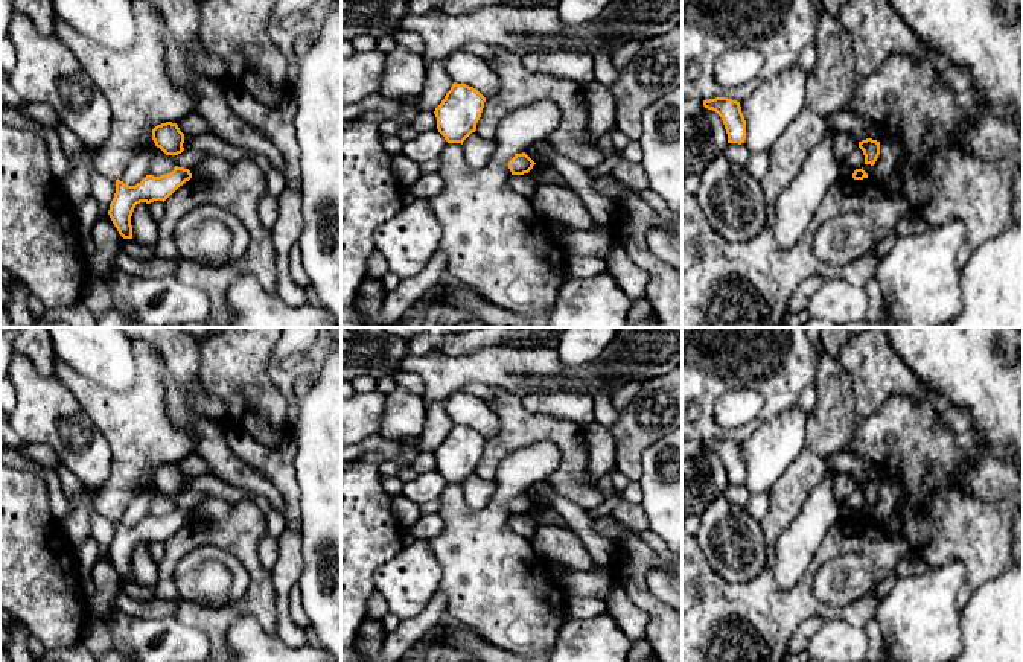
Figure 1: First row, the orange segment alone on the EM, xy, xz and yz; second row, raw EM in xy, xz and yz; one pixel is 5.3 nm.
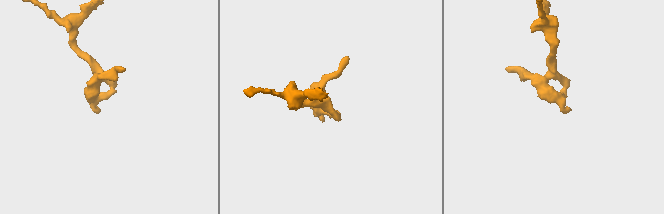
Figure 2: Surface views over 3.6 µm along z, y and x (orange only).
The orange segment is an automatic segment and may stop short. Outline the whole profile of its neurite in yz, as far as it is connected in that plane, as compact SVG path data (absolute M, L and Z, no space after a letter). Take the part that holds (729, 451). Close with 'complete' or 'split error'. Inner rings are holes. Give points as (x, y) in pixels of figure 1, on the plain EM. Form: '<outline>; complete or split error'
M715 438L703 441L703 447L715 452L725 466L728 484L744 484L746 481L746 461L741 454L740 443L728 438Z; complete

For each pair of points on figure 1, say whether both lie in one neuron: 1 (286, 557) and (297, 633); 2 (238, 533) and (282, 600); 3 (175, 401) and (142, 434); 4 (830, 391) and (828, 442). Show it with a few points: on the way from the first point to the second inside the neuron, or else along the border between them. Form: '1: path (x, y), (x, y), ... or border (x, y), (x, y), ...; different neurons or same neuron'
1: path (285, 576), (282, 585), (282, 615); same neuron
2: border (270, 571), (274, 589), (274, 620), (277, 623); different neurons
3: border (163, 373), (166, 414), (174, 423), (192, 434); different neurons
4: path (830, 404), (830, 429); same neuron

